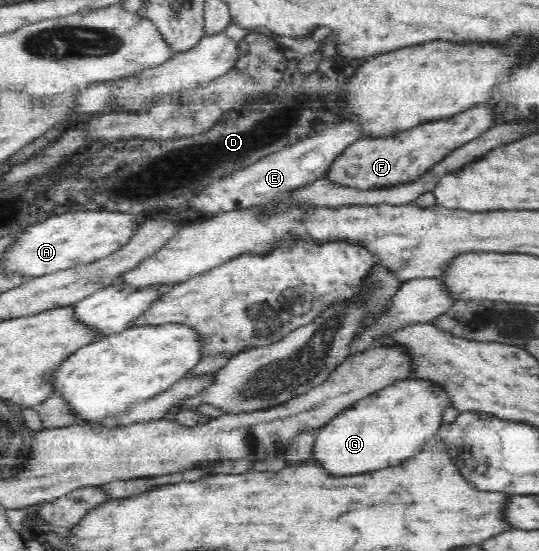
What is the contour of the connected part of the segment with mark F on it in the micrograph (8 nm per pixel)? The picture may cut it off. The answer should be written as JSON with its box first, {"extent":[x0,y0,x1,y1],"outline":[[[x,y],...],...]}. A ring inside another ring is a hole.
{"extent":[325,105,494,192],"outline":[[[478,105],[463,113],[449,118],[419,126],[400,133],[398,136],[382,141],[359,139],[349,145],[335,159],[325,172],[325,181],[329,185],[346,189],[357,189],[359,192],[382,191],[394,189],[400,185],[412,185],[426,176],[436,165],[446,160],[470,141],[477,140],[488,129],[494,126],[492,110]]]}

